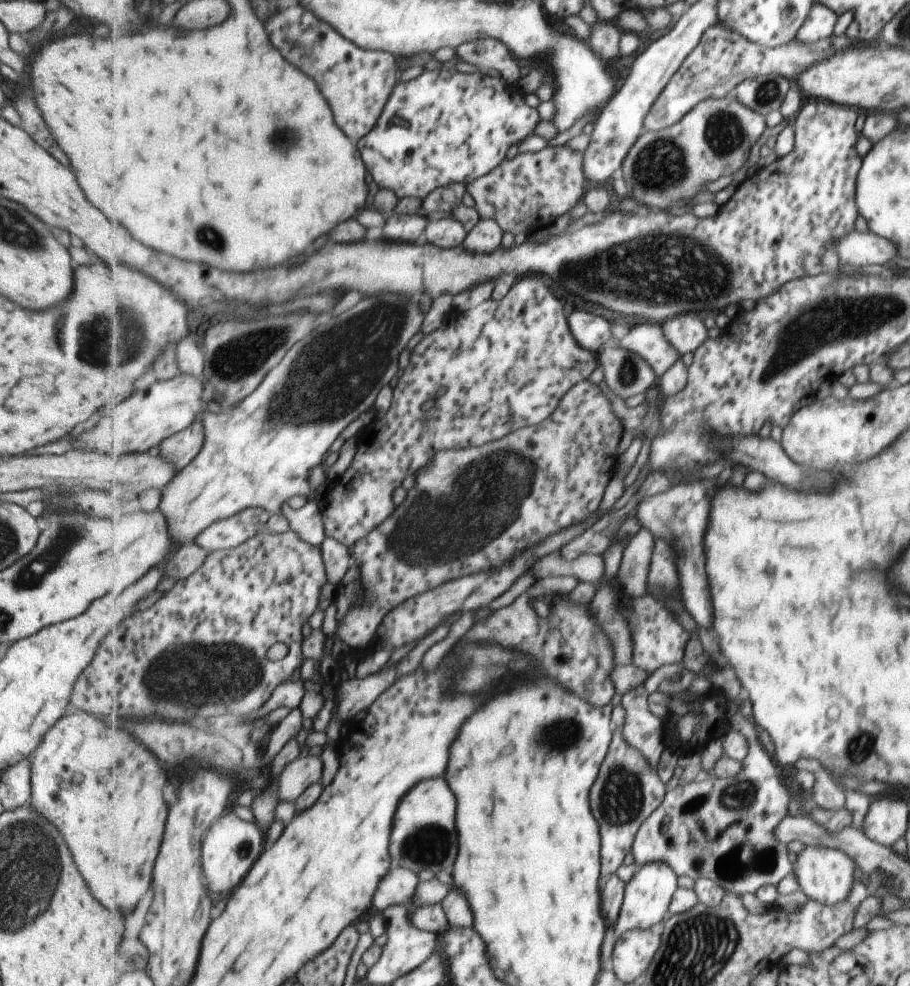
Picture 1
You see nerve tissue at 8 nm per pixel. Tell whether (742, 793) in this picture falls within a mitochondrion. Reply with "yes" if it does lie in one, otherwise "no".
yes

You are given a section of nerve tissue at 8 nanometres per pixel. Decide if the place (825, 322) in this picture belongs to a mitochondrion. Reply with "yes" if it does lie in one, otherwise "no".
yes

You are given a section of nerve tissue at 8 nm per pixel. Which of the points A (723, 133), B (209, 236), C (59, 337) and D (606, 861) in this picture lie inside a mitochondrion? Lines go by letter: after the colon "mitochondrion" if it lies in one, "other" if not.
A: mitochondrion
B: mitochondrion
C: mitochondrion
D: other

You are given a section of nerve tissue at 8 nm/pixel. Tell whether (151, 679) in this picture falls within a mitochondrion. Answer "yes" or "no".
yes

